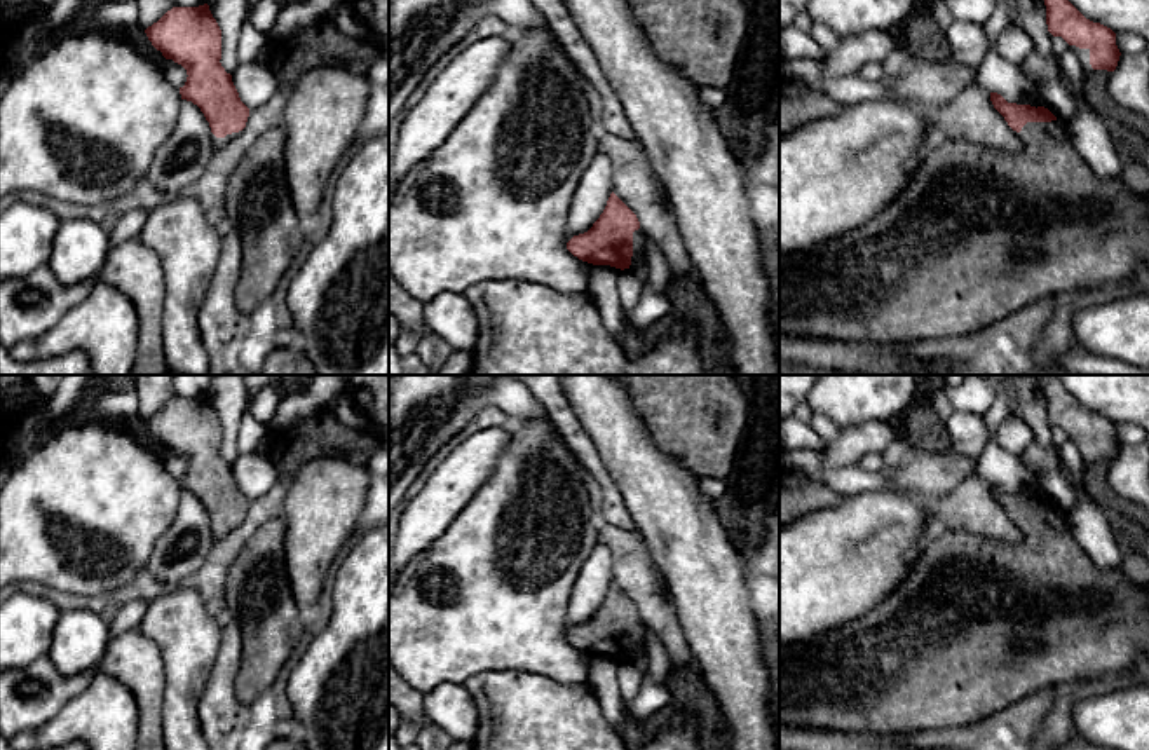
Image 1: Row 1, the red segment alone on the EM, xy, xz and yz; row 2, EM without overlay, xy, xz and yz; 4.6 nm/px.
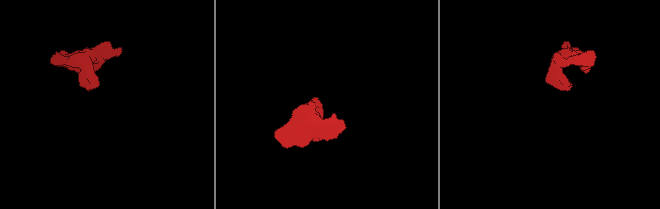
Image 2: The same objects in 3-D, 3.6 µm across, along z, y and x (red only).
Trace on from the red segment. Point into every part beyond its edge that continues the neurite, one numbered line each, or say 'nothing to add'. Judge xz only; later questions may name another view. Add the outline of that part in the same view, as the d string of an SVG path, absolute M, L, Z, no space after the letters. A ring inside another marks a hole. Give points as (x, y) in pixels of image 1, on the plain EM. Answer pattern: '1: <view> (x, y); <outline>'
1: xz (639, 627); M642 619L633 623L633 647L631 647L631 656L624 661L629 661L640 652L645 652L645 623Z

